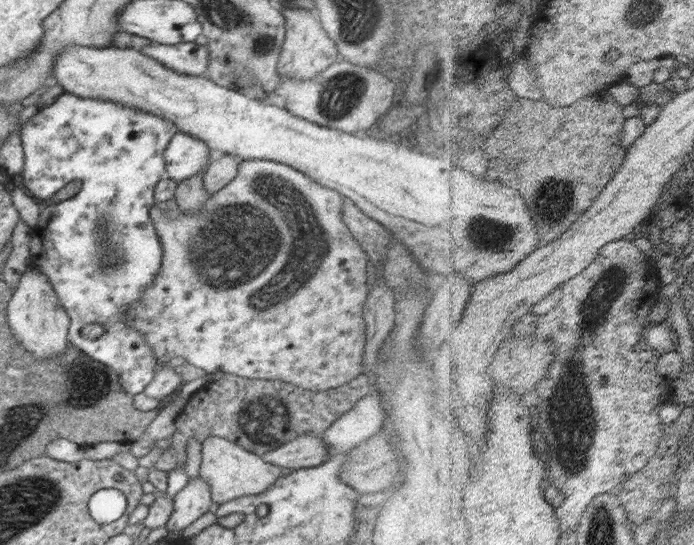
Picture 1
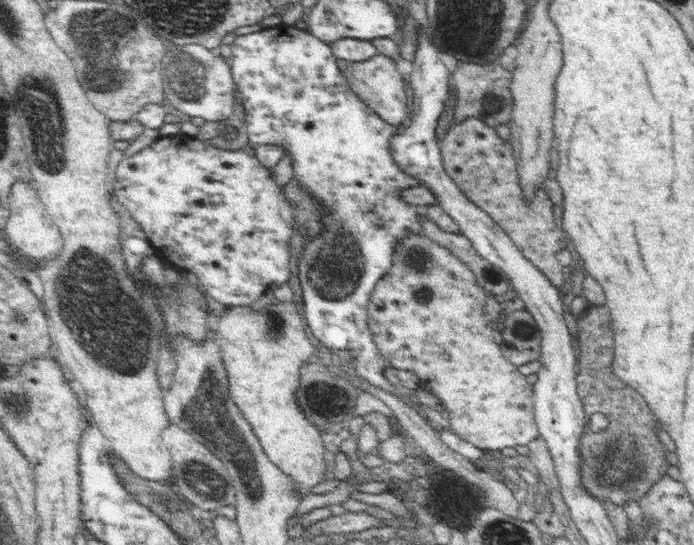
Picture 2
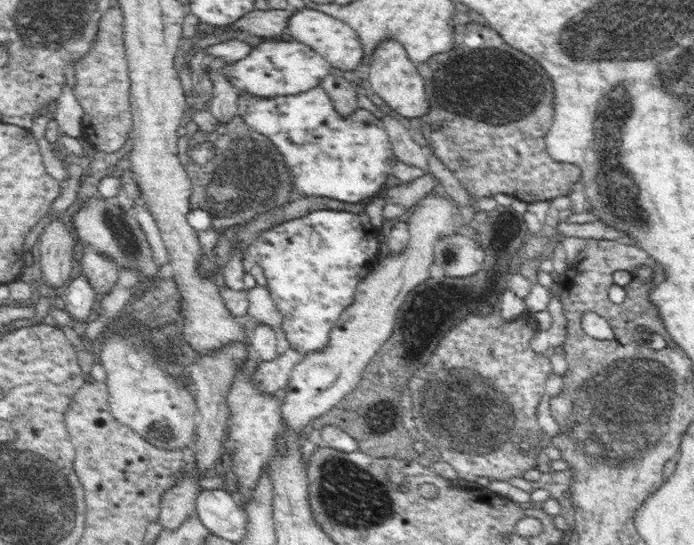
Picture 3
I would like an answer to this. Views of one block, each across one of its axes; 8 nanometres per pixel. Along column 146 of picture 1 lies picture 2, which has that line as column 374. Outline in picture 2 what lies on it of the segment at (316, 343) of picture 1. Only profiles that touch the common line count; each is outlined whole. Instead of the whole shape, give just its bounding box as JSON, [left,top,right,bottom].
[367,232,540,452]

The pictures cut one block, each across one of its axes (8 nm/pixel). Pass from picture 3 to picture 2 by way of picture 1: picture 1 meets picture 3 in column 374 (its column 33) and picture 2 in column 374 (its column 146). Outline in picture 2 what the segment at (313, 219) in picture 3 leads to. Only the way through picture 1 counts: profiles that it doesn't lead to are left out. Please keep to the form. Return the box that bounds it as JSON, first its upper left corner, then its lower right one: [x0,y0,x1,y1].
[226,24,422,410]

